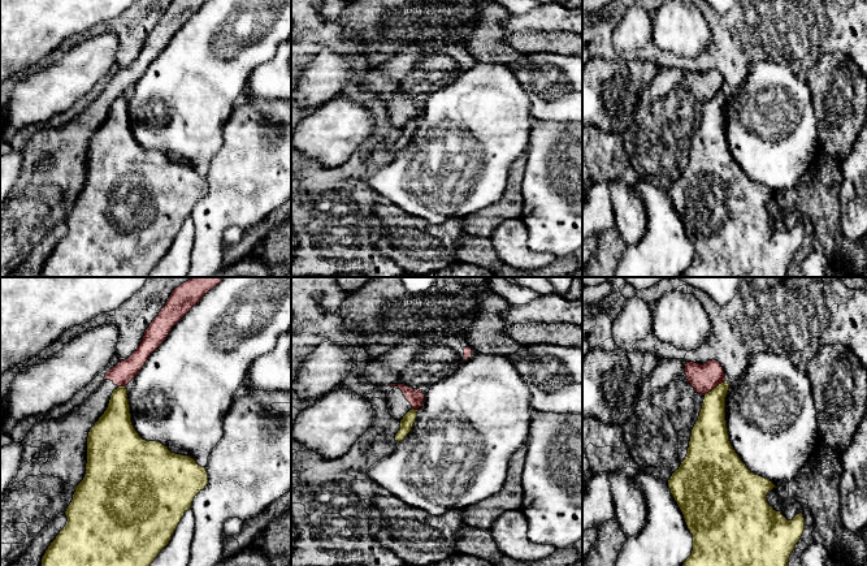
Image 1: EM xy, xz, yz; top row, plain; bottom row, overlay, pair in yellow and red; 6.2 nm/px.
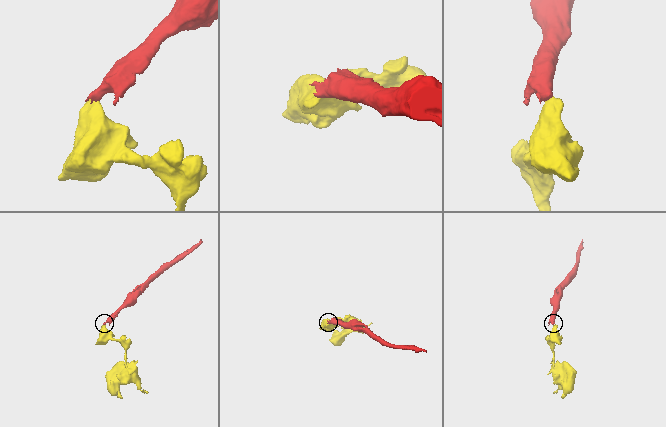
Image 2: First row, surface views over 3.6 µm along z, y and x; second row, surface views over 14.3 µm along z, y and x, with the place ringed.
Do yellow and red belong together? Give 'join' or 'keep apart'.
keep apart

